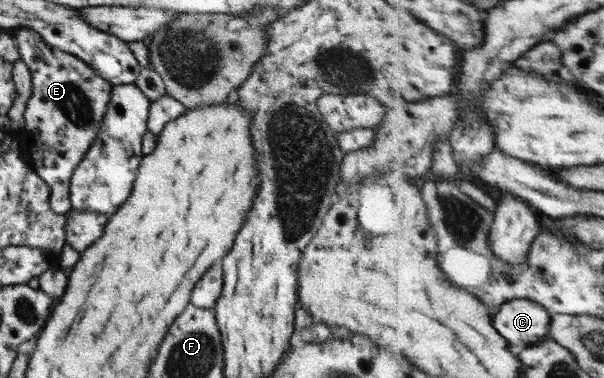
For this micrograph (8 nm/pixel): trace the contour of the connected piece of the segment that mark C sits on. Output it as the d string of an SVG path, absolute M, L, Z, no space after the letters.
M530 299L506 301L493 319L497 331L505 335L510 345L525 349L547 337L551 322L552 313L542 303Z

